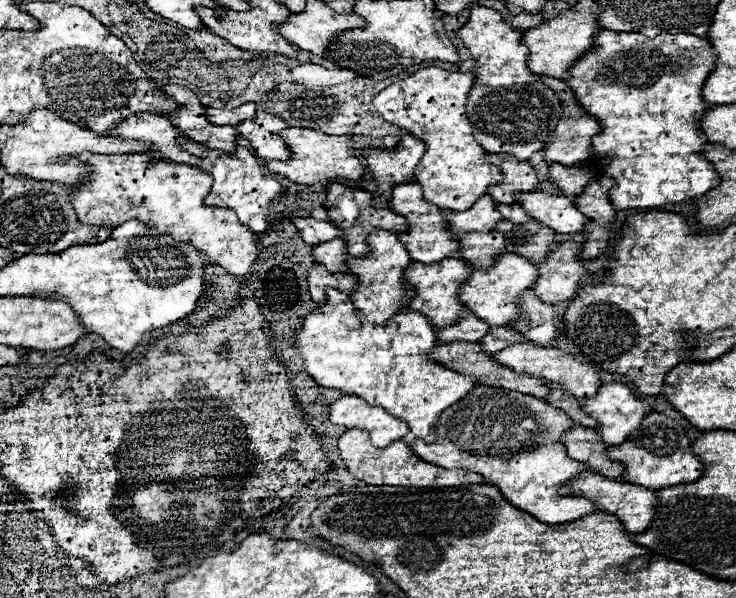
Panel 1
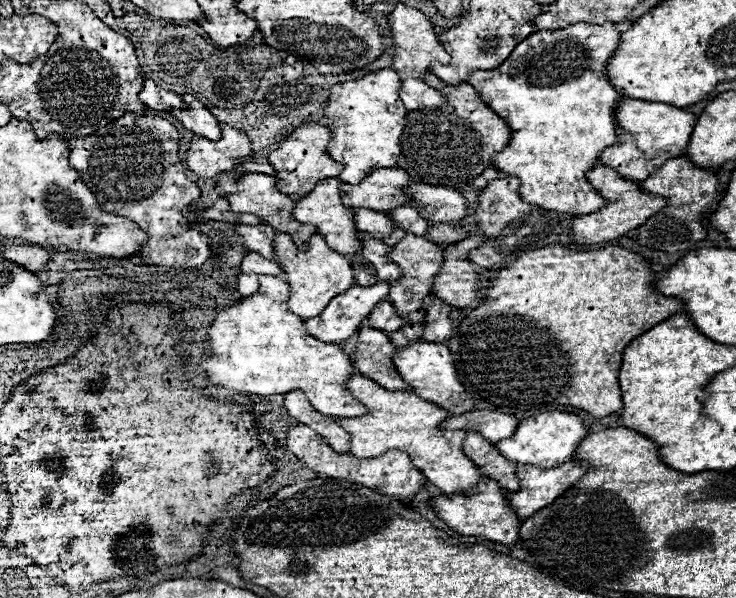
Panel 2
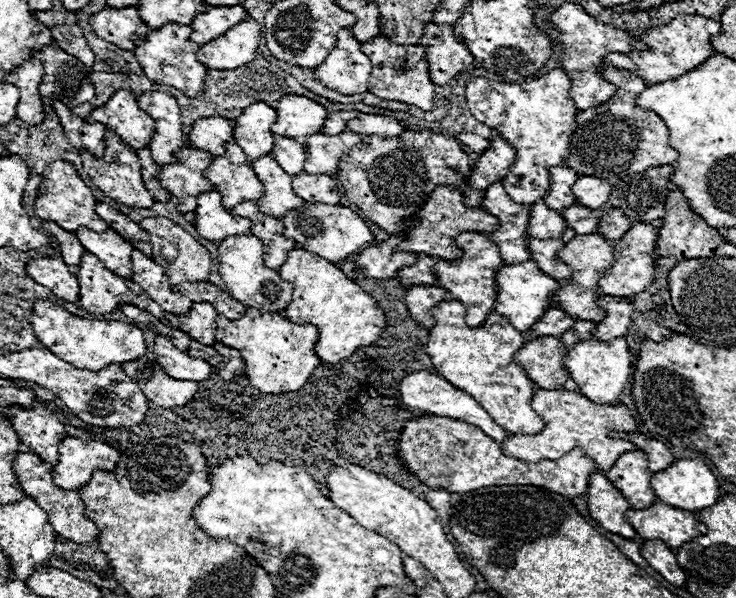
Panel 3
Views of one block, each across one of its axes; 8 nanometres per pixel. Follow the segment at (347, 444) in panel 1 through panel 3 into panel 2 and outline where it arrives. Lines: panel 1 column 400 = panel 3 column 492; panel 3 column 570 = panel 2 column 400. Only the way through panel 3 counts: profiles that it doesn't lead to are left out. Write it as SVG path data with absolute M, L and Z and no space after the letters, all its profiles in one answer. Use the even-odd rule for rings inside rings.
M306 424L294 426L286 430L286 442L288 442L288 450L292 454L296 454L300 460L304 460L304 464L318 472L324 474L328 478L340 478L340 480L350 480L356 484L362 484L366 488L378 490L382 494L388 496L396 496L396 498L404 498L404 496L412 496L416 492L422 490L424 484L424 474L420 470L416 470L412 466L412 462L408 462L408 454L400 452L400 450L392 450L386 452L376 458L354 458L354 456L346 456L346 454L338 454L332 452L332 448L328 448L326 440L320 438L316 432L312 432L312 428L308 428Z

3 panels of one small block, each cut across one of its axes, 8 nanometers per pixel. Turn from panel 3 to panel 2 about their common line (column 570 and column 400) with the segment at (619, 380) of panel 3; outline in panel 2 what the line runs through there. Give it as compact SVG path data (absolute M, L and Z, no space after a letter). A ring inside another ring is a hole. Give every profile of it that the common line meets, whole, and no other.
M424 340L402 346L402 348L396 350L394 366L396 366L400 378L404 382L408 382L412 386L412 392L418 394L422 400L432 402L432 404L448 410L450 414L464 414L464 412L472 410L474 402L468 396L468 392L464 390L464 386L460 384L454 362L452 362L452 354L450 354L450 350L446 346L424 342Z

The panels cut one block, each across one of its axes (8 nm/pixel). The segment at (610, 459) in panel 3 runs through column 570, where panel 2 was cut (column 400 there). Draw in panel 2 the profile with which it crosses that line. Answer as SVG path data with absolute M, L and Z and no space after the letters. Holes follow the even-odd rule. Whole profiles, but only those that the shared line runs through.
M354 374L346 382L348 392L368 408L364 416L338 420L338 424L350 434L350 454L356 458L376 458L388 450L402 450L410 454L412 464L426 476L430 484L442 492L466 492L478 484L482 474L462 452L466 432L444 432L438 424L448 418L446 410L436 404L420 400L412 392L390 392L370 378Z

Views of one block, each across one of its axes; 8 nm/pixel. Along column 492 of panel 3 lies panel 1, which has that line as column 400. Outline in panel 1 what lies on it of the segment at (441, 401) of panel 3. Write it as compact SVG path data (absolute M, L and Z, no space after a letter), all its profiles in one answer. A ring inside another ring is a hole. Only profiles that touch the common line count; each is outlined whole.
M342 396L334 400L330 406L330 422L336 426L366 430L376 448L386 448L408 434L408 424L402 424L402 420L384 412L384 408L368 406L358 396Z

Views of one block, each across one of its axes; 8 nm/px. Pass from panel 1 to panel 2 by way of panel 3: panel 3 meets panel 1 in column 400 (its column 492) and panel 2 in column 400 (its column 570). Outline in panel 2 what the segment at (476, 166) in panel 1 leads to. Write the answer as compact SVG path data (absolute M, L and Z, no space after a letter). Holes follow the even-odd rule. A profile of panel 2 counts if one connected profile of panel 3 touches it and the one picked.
M382 68L330 88L324 114L330 120L328 128L332 132L332 140L326 150L338 164L344 166L340 180L358 184L376 168L396 166L396 158L400 154L400 134L406 124L406 108L400 102L398 90L400 78L392 68Z

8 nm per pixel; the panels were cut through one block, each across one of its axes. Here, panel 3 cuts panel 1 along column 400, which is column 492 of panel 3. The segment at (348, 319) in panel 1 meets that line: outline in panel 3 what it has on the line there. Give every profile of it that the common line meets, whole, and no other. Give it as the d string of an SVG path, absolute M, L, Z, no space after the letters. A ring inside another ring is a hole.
M456 300L436 304L430 314L434 316L436 326L430 330L426 348L436 372L452 386L470 394L506 432L538 434L544 428L544 420L540 420L540 416L536 416L536 412L530 408L534 384L514 362L514 354L526 342L522 334L498 314L490 314L478 328L468 328L464 324L466 308Z

